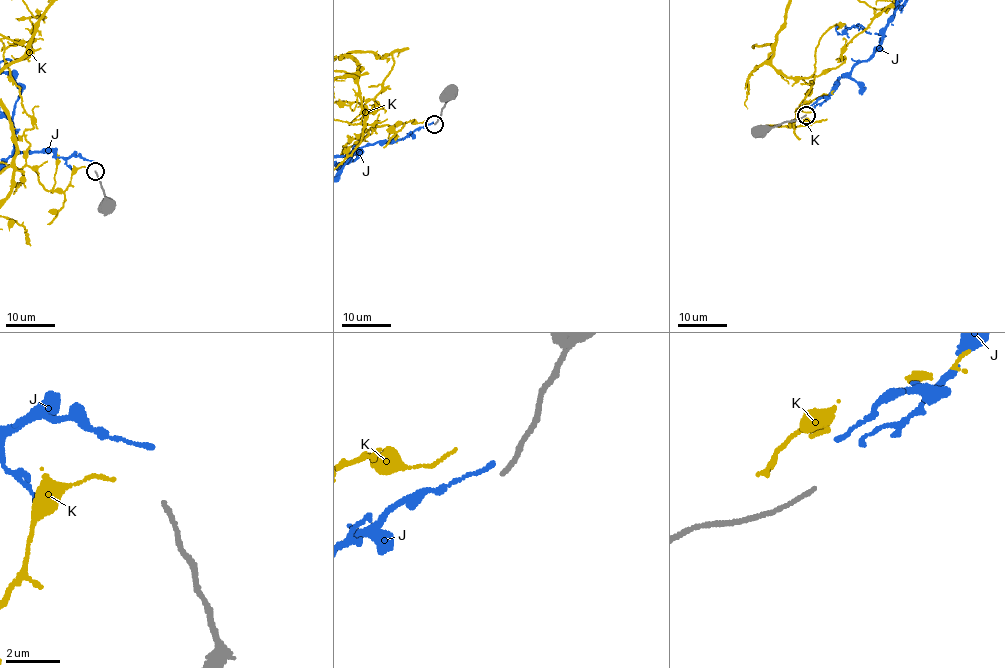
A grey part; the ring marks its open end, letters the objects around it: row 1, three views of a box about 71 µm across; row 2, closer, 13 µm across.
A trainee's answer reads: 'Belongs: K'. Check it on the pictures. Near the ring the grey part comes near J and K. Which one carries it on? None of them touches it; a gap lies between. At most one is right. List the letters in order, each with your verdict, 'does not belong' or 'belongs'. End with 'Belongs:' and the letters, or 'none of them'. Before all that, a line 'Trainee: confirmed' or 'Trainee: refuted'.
Trainee: refuted
J: does not belong
K: does not belong
Belongs: none of them

